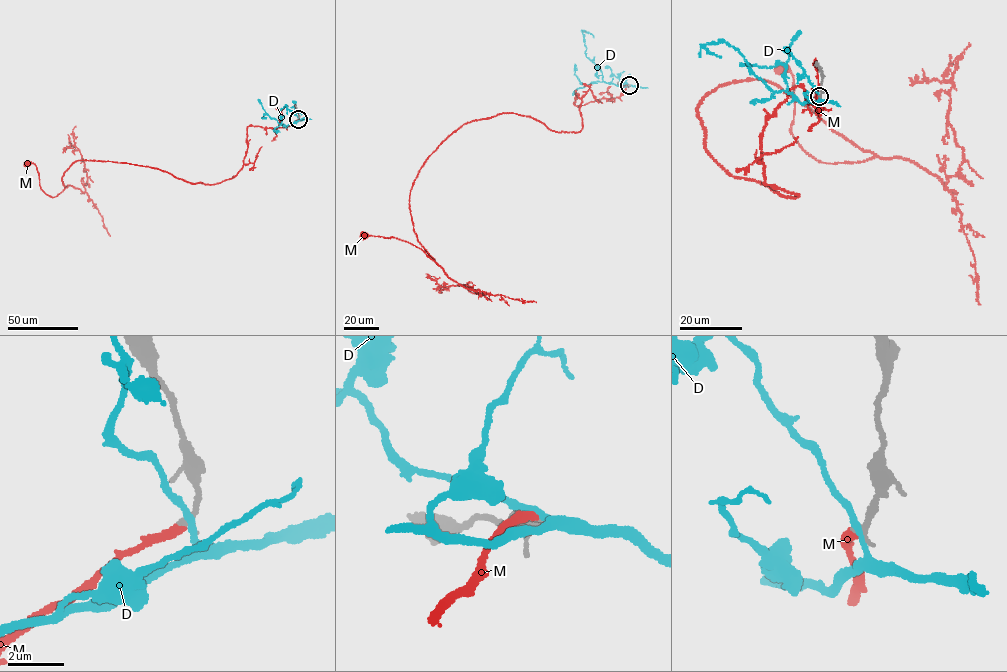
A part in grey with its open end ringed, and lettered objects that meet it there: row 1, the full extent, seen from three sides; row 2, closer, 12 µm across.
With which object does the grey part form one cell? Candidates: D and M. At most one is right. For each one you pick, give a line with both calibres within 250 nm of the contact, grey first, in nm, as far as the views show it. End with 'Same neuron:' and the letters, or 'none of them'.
M: calibres 260 and 320 nm
Same neuron: M

